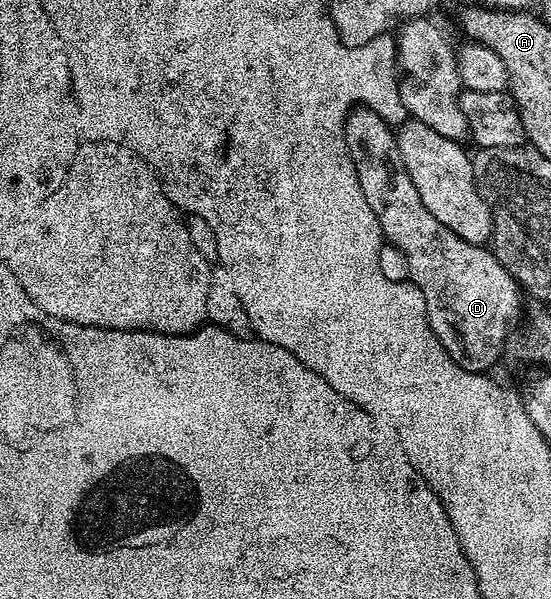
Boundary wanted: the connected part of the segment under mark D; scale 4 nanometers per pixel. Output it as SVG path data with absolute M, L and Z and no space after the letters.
M366 109L352 111L347 119L347 148L355 162L365 201L369 201L369 209L373 209L386 242L390 246L392 243L407 258L407 267L411 270L410 282L419 287L427 299L427 316L435 330L435 336L441 341L441 345L445 345L453 361L457 361L465 369L490 372L490 367L499 358L504 358L507 341L521 323L525 302L523 303L524 296L519 284L505 269L505 265L497 261L494 250L457 237L453 229L441 225L441 221L437 221L437 217L433 217L433 213L425 209L425 201L421 201L421 193L417 193L417 185L413 185L413 177L409 177L409 169L405 169L399 136L382 115Z

